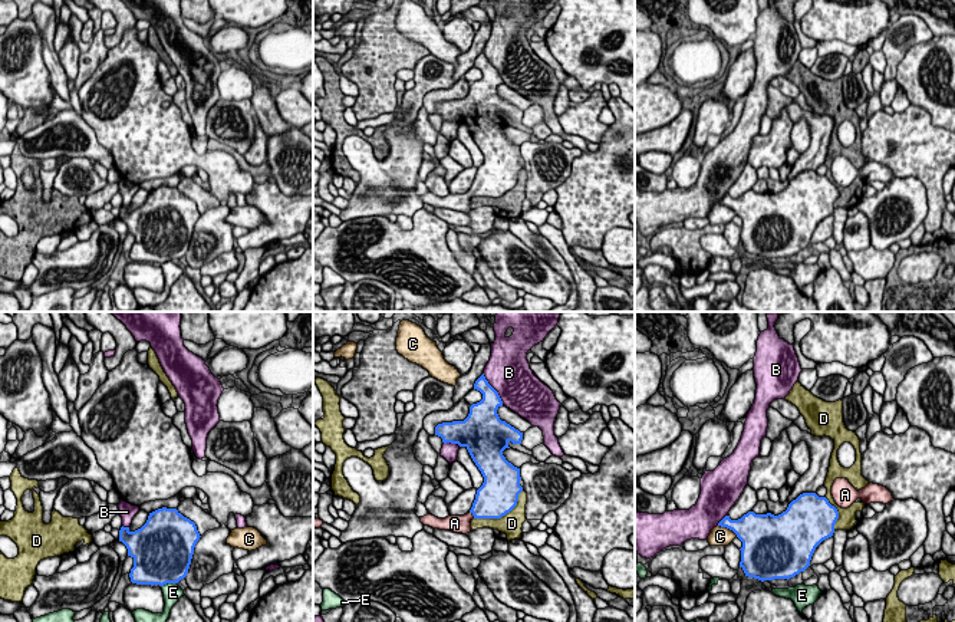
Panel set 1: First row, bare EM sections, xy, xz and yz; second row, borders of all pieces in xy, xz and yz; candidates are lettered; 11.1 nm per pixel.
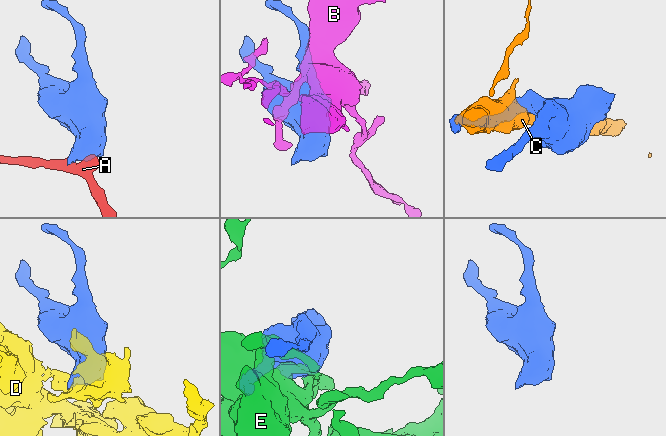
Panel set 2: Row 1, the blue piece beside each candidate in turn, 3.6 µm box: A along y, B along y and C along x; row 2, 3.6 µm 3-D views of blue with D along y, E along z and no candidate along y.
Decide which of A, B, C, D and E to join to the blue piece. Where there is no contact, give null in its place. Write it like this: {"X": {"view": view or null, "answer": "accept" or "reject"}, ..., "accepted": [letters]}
{"A": {"view": "xz", "answer": "accept"}, "B": {"view": "xz", "answer": "reject"}, "C": {"view": "yz", "answer": "reject"}, "D": {"view": "xz", "answer": "reject"}, "E": {"view": "xy", "answer": "reject"}, "accepted": ["A"]}

